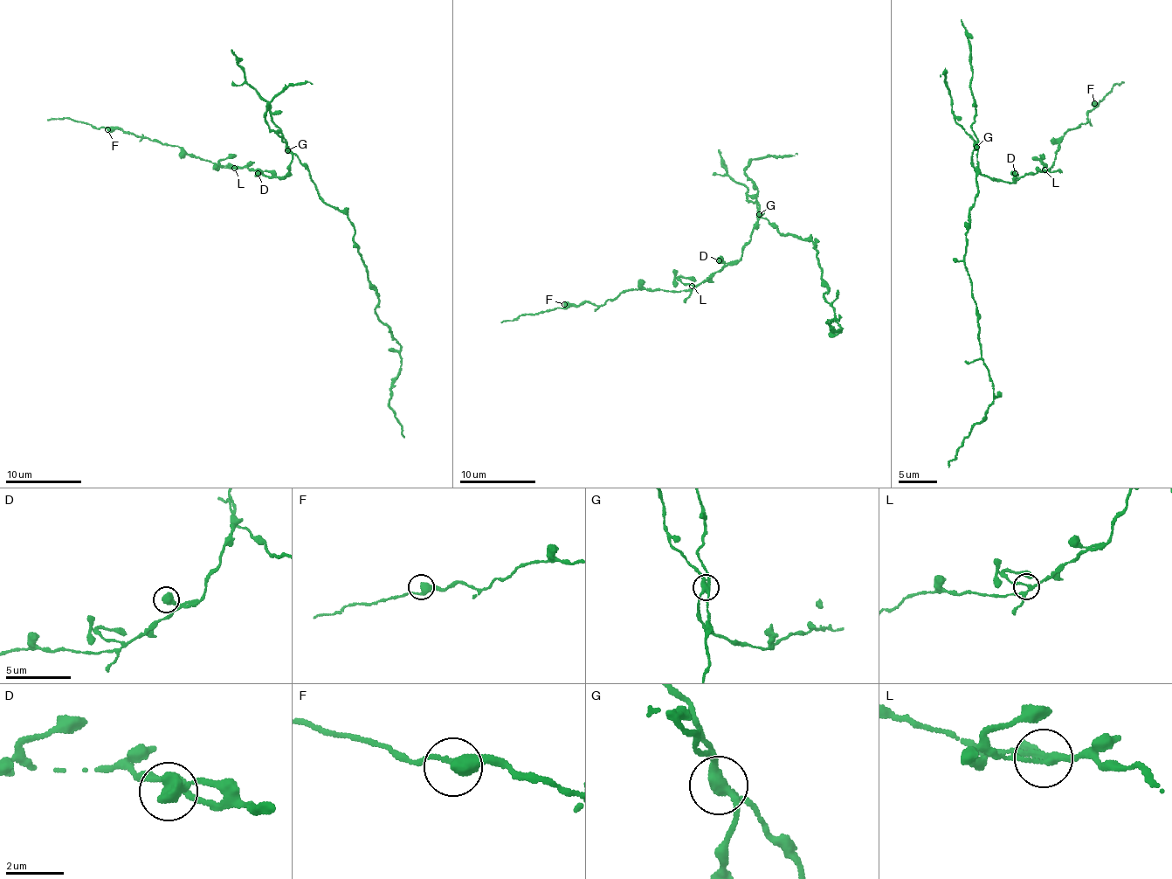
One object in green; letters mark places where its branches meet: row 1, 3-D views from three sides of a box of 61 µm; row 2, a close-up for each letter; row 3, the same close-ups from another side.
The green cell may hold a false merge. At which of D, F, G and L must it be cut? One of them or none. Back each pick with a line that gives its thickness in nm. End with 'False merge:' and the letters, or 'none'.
G: 320 nm
False merge: G

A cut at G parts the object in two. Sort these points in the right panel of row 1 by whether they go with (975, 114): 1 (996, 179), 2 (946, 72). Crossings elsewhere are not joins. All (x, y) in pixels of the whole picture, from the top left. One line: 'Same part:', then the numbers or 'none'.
Same part: none

